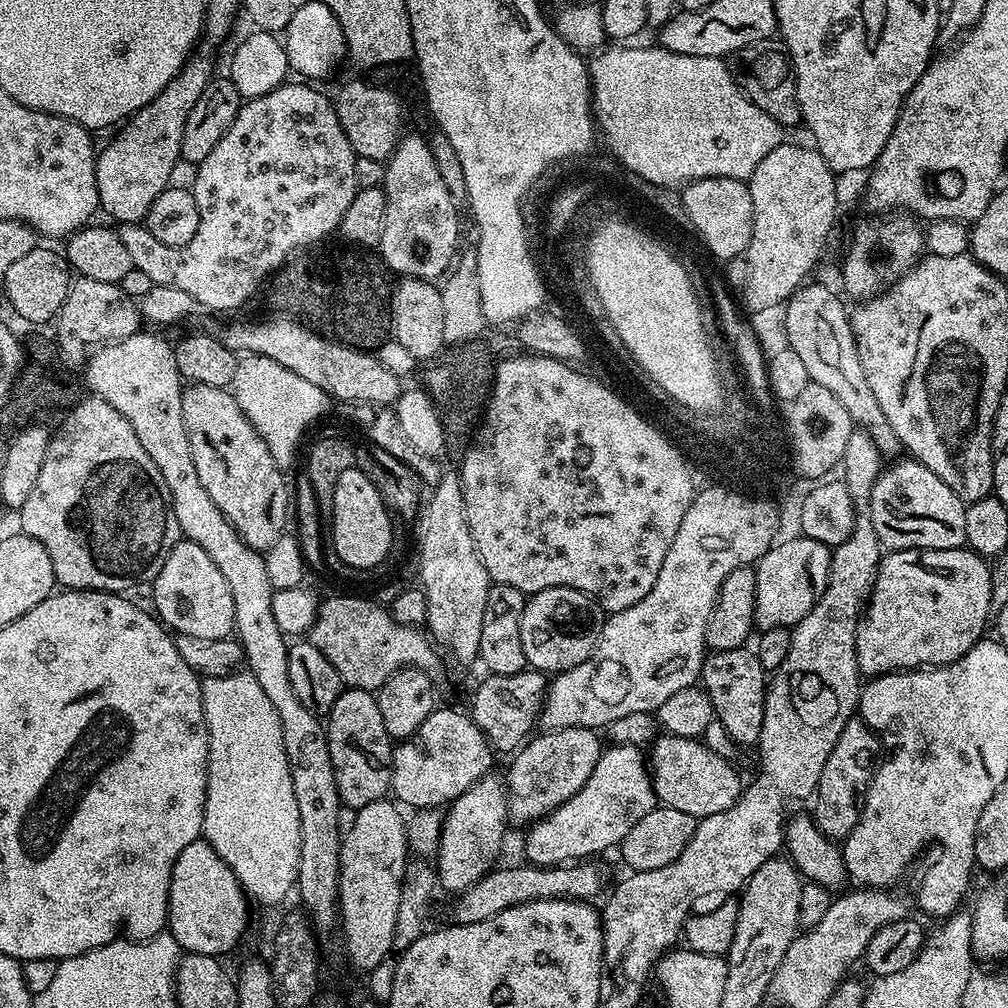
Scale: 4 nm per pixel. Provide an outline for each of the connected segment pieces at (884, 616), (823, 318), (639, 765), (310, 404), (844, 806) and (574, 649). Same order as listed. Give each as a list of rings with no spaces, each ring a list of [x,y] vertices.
[[[901,548],[892,550],[881,559],[880,568],[876,572],[876,582],[872,585],[872,595],[866,601],[866,607],[861,613],[858,630],[855,634],[855,654],[861,675],[871,678],[883,676],[886,673],[898,671],[913,671],[923,667],[940,667],[943,664],[951,664],[958,657],[964,656],[971,650],[985,632],[986,622],[993,615],[994,605],[992,603],[992,568],[985,557],[973,552],[971,548],[951,548],[950,550],[934,550],[933,548]]]
[[[812,283],[797,288],[783,305],[787,347],[792,348],[806,366],[809,381],[818,383],[836,395],[846,408],[853,425],[874,438],[874,446],[878,446],[881,457],[899,457],[902,445],[898,434],[894,434],[894,426],[886,422],[886,414],[882,414],[882,406],[878,406],[878,398],[874,398],[874,390],[870,390],[870,382],[866,382],[862,358],[858,358],[858,346],[854,342],[849,309],[844,309],[843,302],[826,285]]]
[[[612,744],[601,751],[594,770],[590,770],[590,778],[586,778],[586,786],[582,786],[574,798],[562,802],[562,806],[555,808],[543,820],[535,821],[525,831],[529,832],[524,836],[523,859],[533,866],[560,866],[565,862],[584,862],[596,858],[599,852],[619,846],[626,834],[634,830],[635,824],[646,818],[646,814],[650,814],[657,804],[656,787],[652,784],[650,764],[645,753],[632,744]]]
[[[241,355],[236,362],[230,391],[246,414],[250,426],[254,426],[254,430],[266,442],[276,467],[281,470],[288,470],[295,462],[296,447],[308,423],[318,419],[330,405],[330,397],[318,390],[314,382],[298,378],[298,374],[286,370],[286,366],[278,366],[278,362],[265,356]]]
[[[858,716],[848,720],[822,768],[814,796],[817,800],[812,810],[813,820],[828,837],[835,840],[845,839],[860,820],[863,800],[867,796],[881,752],[882,742],[879,735],[864,720]]]
[[[547,588],[525,599],[520,629],[522,650],[526,650],[528,668],[545,674],[565,672],[578,662],[586,662],[594,650],[606,613],[591,596],[573,588]]]

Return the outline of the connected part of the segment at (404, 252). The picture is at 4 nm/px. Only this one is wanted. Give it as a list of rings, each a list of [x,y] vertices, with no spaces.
[[[401,135],[383,170],[384,228],[380,232],[379,259],[400,278],[413,276],[435,281],[443,277],[457,255],[455,244],[460,236],[460,220],[431,146],[420,136]]]

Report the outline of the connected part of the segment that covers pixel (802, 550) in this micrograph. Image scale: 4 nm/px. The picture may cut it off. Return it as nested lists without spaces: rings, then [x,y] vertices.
[[[797,535],[797,540],[781,539],[772,545],[760,560],[755,562],[756,570],[756,618],[754,621],[757,629],[786,628],[791,629],[820,601],[820,595],[828,585],[828,575],[832,565],[832,549],[828,545],[811,540],[809,536]]]

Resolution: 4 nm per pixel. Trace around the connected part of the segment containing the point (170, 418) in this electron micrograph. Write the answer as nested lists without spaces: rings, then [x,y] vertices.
[[[144,335],[113,340],[111,344],[95,349],[83,365],[82,380],[91,395],[110,402],[110,406],[114,406],[114,410],[134,426],[134,434],[138,434],[142,450],[150,454],[154,466],[158,466],[158,470],[162,470],[162,478],[166,478],[166,486],[172,495],[174,518],[178,518],[183,539],[202,546],[202,550],[210,554],[214,566],[218,566],[222,578],[226,578],[226,586],[230,586],[230,598],[234,598],[234,636],[244,650],[243,663],[258,686],[262,686],[266,698],[270,698],[274,710],[278,710],[278,718],[282,722],[282,746],[286,746],[286,762],[294,782],[294,799],[298,801],[298,822],[302,830],[296,875],[298,893],[304,903],[302,908],[317,933],[335,933],[340,919],[338,882],[342,805],[334,782],[334,766],[330,762],[326,724],[321,717],[302,706],[290,684],[287,672],[290,644],[284,632],[278,630],[278,622],[274,622],[274,610],[270,610],[274,589],[266,574],[263,555],[242,542],[222,510],[214,506],[202,482],[198,482],[198,470],[194,470],[190,438],[182,418],[182,377],[176,365],[173,345],[167,344],[160,336]]]

